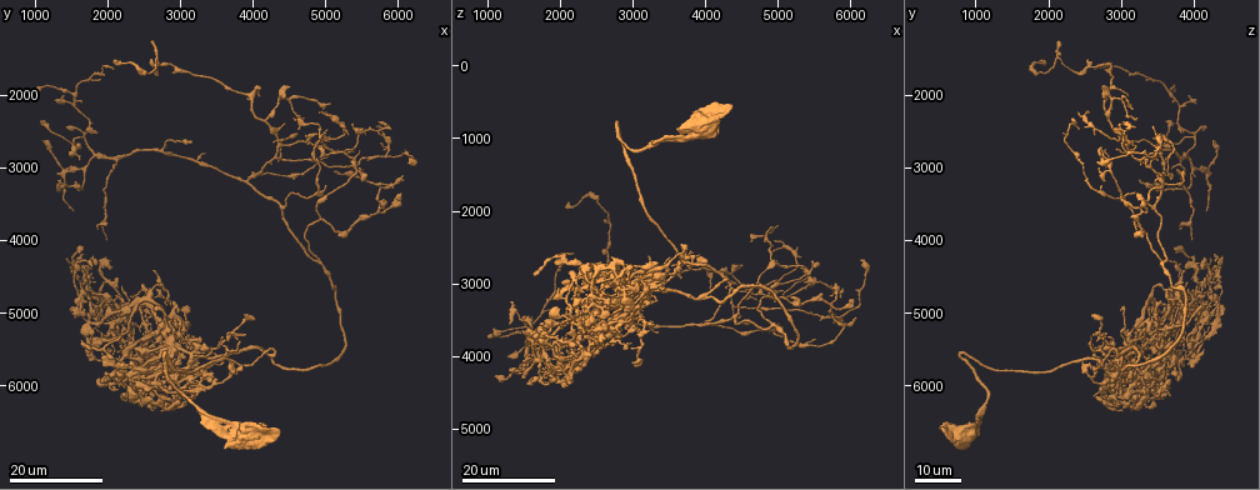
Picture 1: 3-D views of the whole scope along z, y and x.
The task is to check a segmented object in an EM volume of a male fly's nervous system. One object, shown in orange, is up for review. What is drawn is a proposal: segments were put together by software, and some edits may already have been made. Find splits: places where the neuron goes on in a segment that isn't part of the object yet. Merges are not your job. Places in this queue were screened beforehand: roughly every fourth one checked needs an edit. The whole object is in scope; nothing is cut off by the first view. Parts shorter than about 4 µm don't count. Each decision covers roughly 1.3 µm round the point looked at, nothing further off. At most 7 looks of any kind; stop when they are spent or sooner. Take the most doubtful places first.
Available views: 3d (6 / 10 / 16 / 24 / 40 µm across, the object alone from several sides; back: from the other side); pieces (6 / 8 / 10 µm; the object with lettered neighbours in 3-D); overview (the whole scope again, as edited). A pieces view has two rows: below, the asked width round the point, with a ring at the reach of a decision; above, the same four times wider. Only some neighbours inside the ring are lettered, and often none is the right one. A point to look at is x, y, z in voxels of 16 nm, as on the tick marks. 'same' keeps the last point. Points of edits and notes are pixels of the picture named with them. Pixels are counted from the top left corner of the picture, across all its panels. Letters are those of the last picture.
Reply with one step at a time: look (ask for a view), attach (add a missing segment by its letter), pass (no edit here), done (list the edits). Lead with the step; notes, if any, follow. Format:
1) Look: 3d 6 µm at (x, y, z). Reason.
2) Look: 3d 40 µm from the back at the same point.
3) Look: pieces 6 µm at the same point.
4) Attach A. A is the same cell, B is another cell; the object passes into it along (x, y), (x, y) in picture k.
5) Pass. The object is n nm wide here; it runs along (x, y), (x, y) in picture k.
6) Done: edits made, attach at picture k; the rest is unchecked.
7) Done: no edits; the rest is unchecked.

Look: 3d 24 µm at (3850, 5350, 2550). Free end.

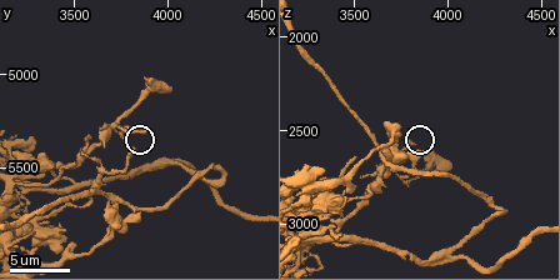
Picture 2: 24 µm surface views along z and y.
Look: pieces 8 µm at (3800, 5400, 2580).

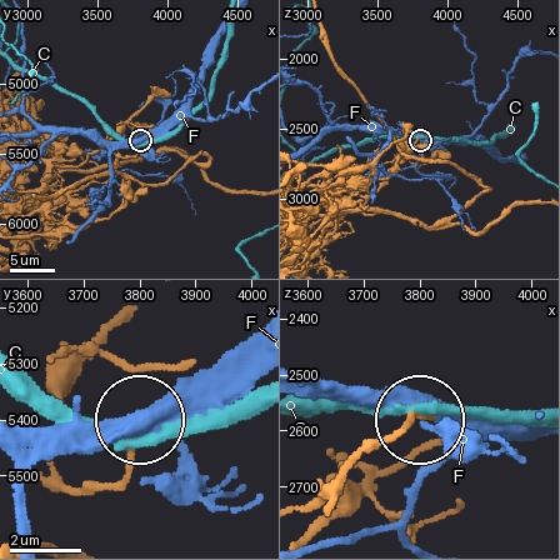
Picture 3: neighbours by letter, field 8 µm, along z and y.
Pass. C and F are other cells; no lettered segment goes on from it.

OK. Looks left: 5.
Look: 3d 16 µm at (1650, 4200, 4300). Branch stops here.

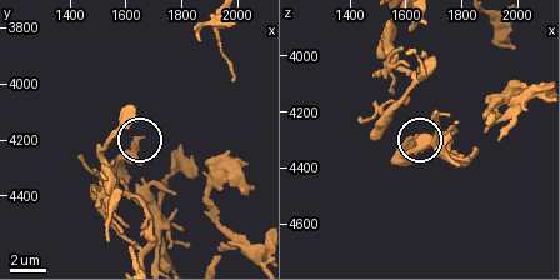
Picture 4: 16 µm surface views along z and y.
Look: pieces 10 µm at the same point. See the neighbours.

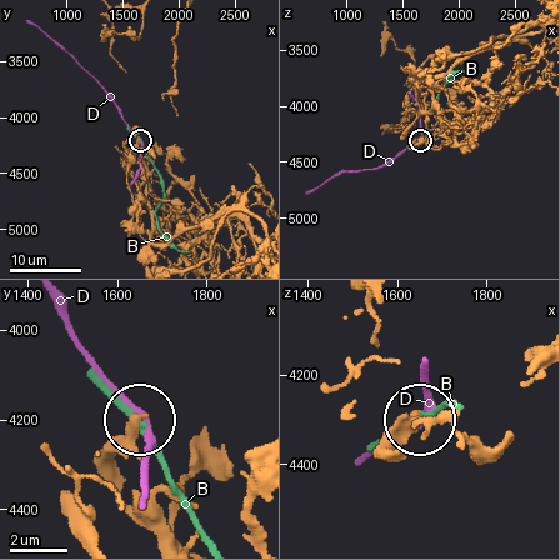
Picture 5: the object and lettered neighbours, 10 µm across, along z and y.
Pass. The object is 270 nm wide here; B and D are other cells; none of them fits.

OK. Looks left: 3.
Look: 3d 24 µm at (2200, 5350, 2600). Tapers out.

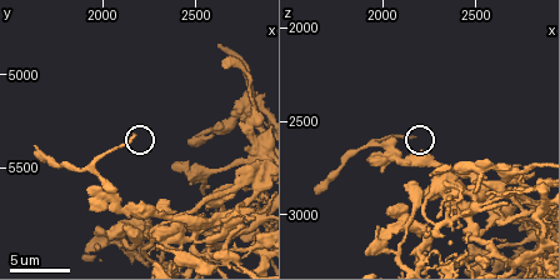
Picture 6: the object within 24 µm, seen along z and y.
Look: pieces 8 µm at (2180, 5320, 2580). See the neighbours.

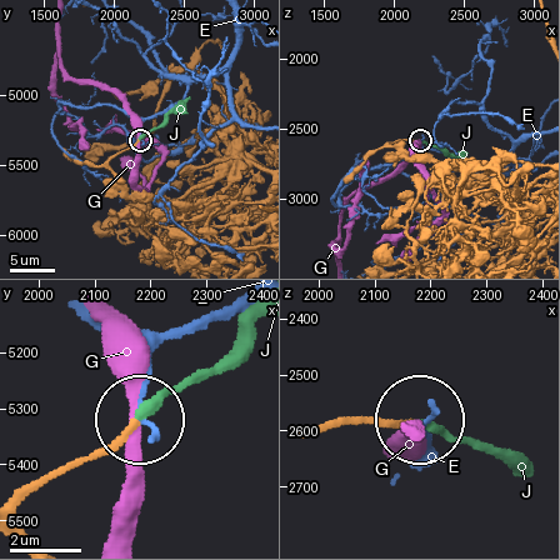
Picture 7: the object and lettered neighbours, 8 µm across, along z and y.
Attach J. J is the same cell, E and G are other cells; the object passes into it along (114, 156), (189, 98) in picture 7; the neuron continues.

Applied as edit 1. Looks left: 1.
Done: edits made, attach at picture 7; the rest is unchecked.

